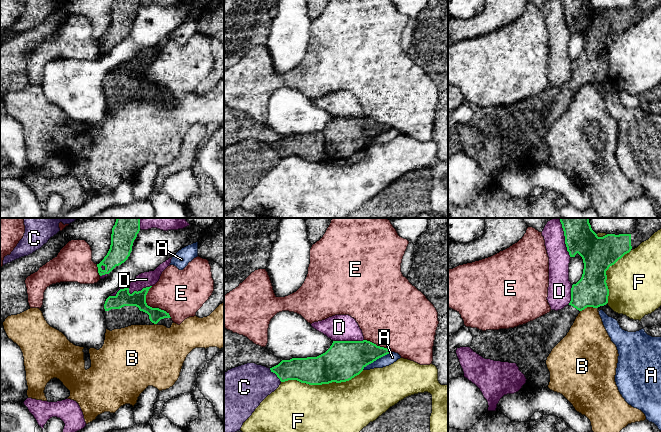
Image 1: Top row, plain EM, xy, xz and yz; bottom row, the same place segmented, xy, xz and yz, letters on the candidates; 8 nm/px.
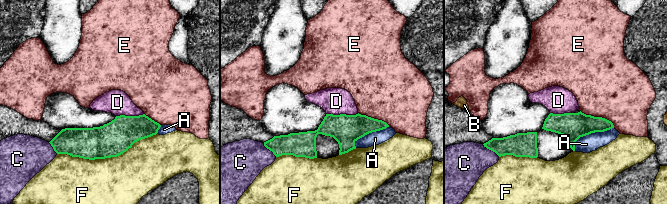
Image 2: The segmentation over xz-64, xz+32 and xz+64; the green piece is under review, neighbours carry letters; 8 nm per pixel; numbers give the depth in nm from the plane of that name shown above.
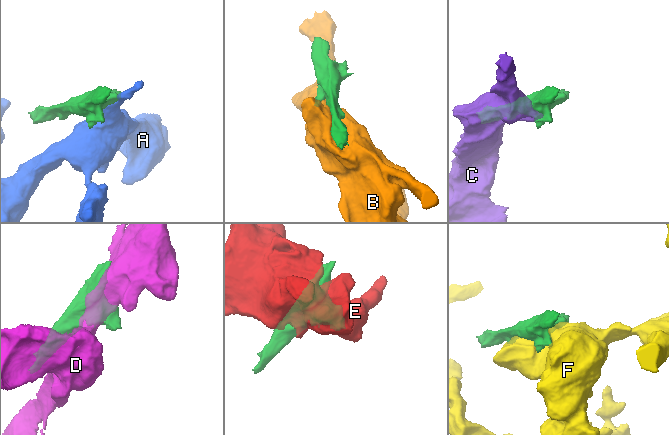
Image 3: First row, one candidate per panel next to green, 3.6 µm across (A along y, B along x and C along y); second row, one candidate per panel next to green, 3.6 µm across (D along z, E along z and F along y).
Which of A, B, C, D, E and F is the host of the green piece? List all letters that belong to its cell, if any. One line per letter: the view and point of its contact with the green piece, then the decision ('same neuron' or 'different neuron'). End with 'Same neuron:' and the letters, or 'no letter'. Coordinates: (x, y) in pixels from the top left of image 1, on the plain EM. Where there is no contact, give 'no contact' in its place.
A: meets green in xz at (376, 135); different neuron
B: meets green in yz at (588, 82); different neuron
C: meets green in xz at (276, 150); different neuron
D: meets green in xy at (128, 68); different neuron
E: meets green in xy at (149, 82); different neuron
F: meets green in xz at (322, 159); different neuron
Same neuron: no letter

